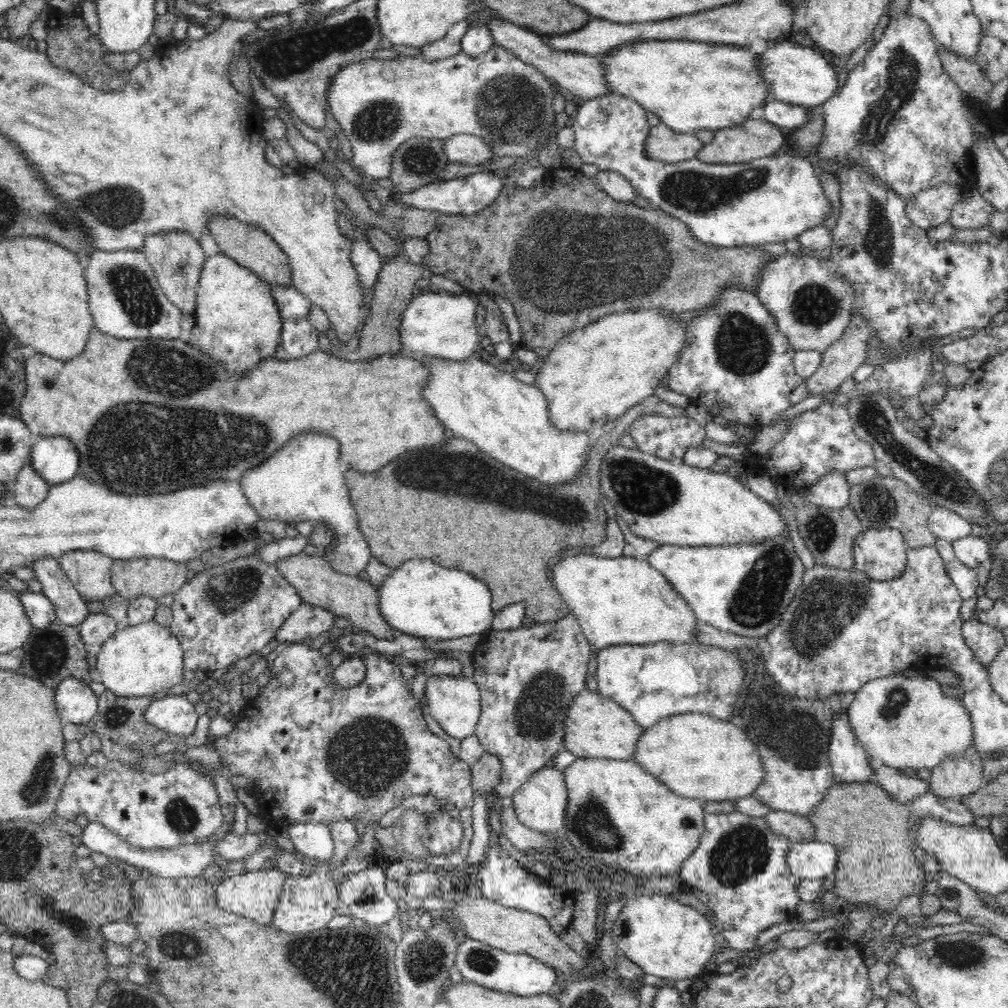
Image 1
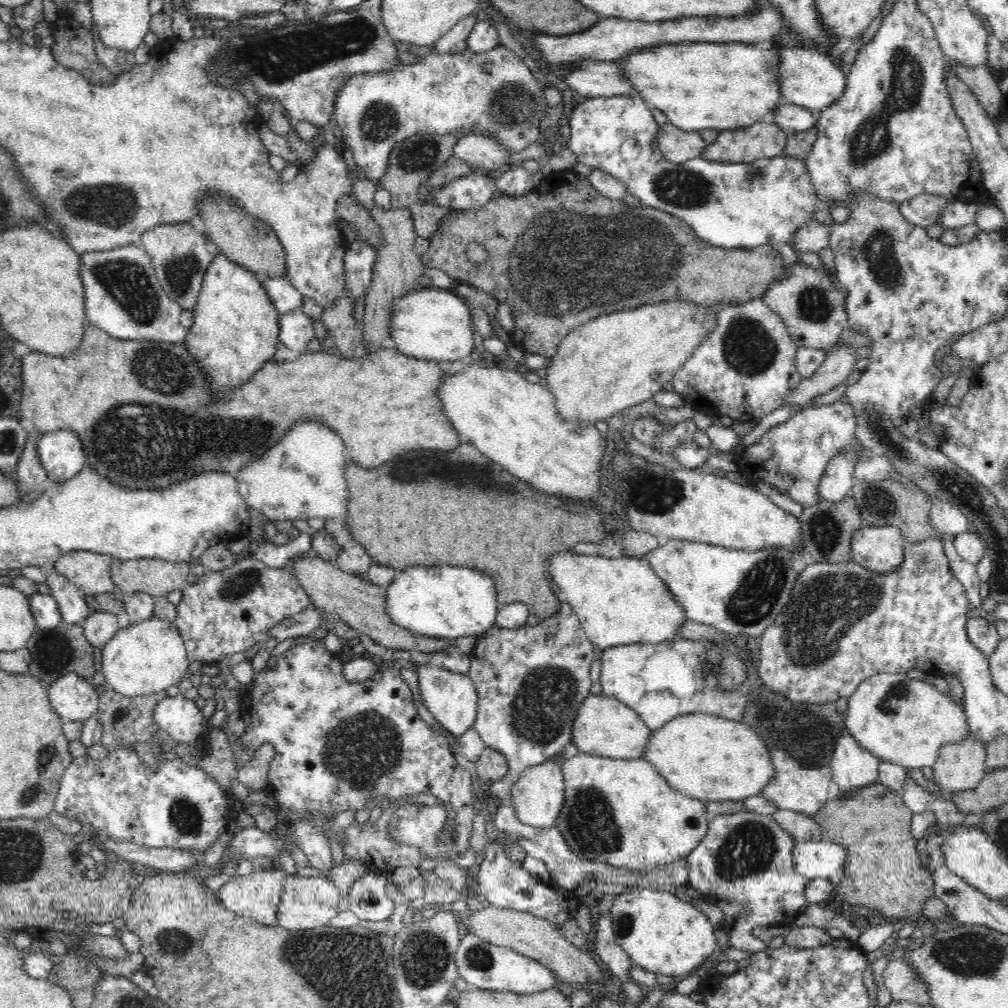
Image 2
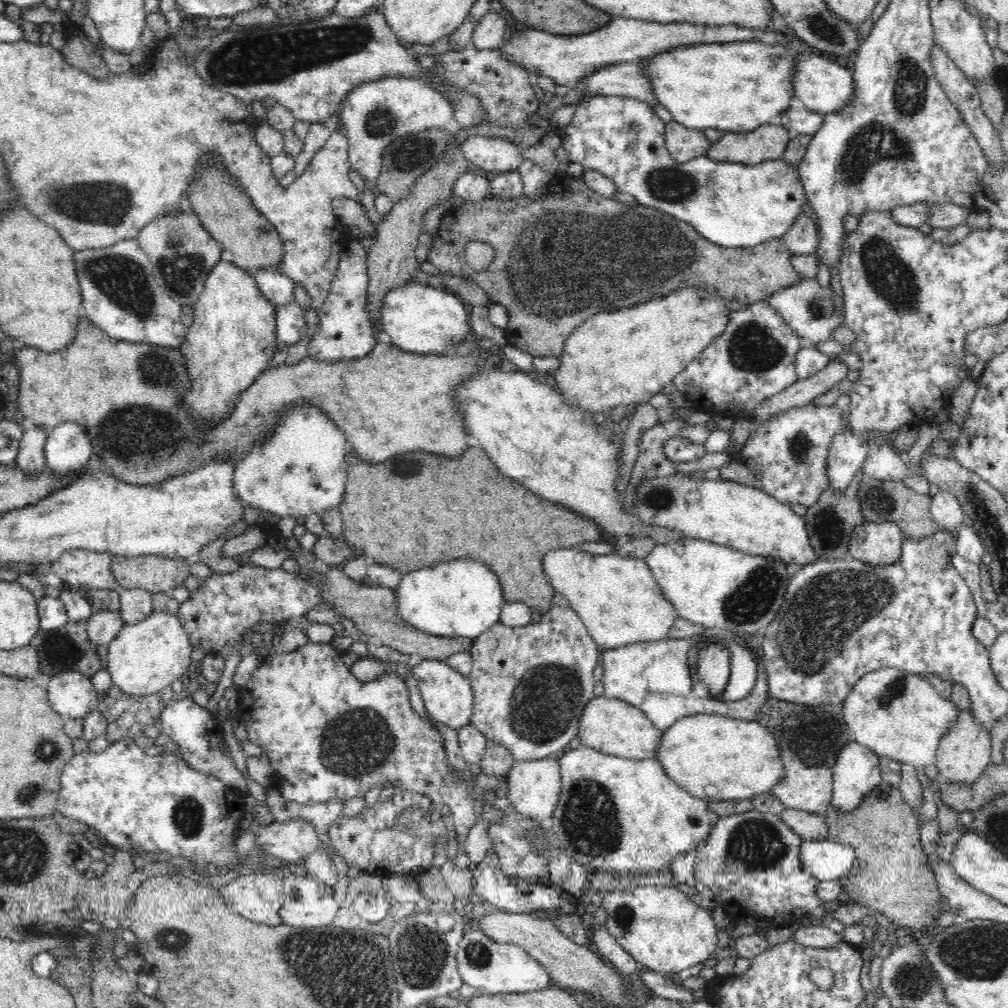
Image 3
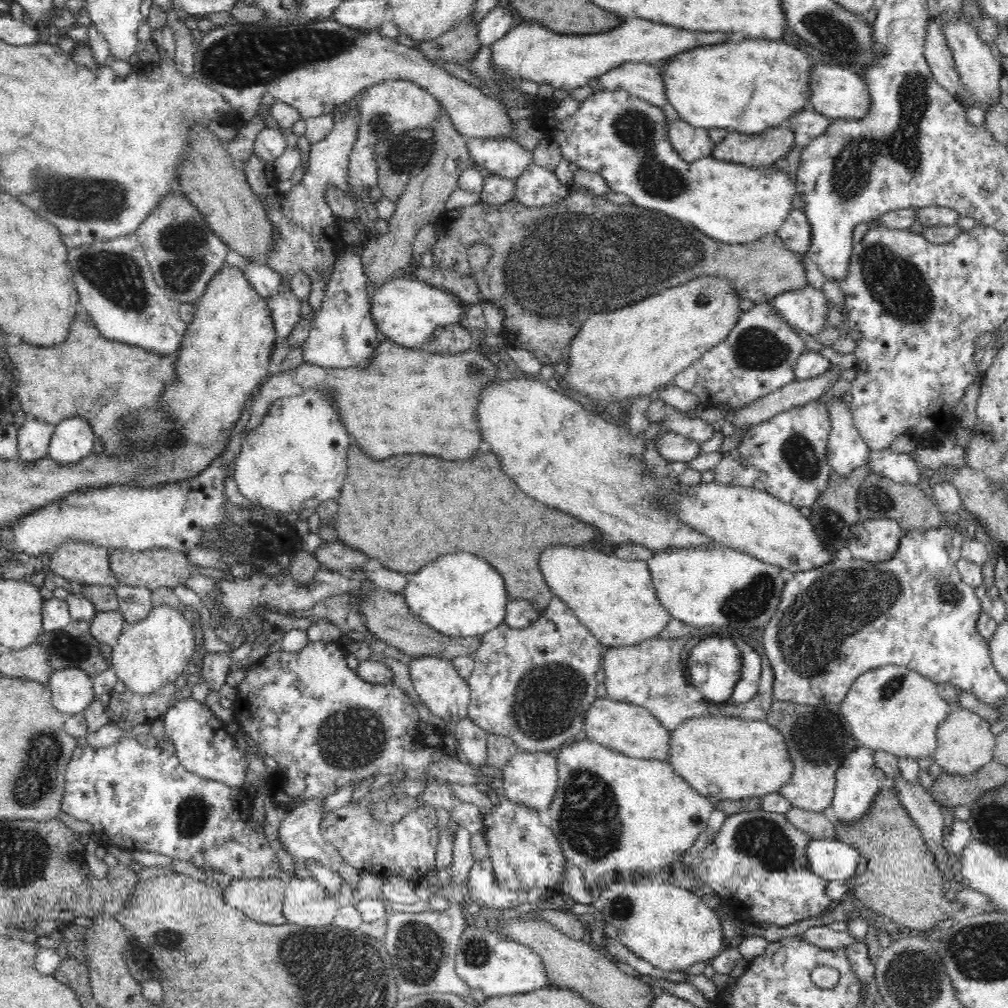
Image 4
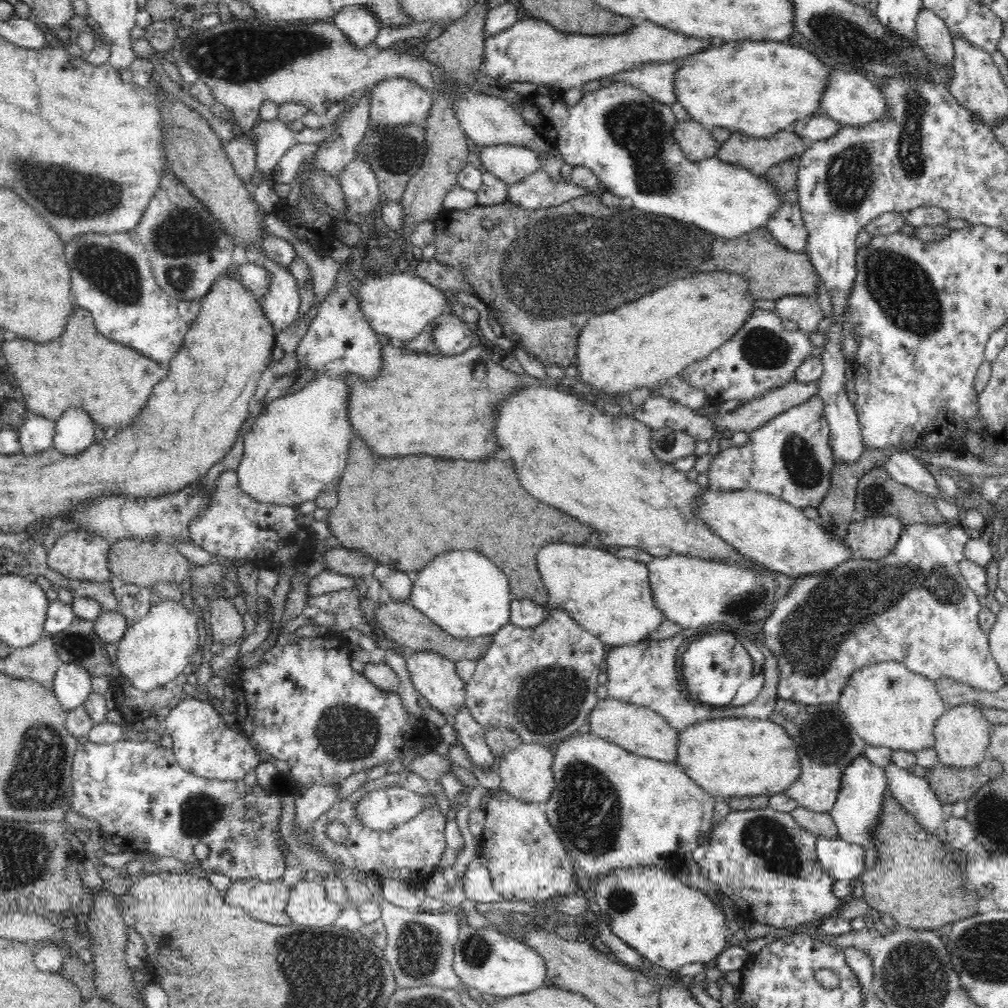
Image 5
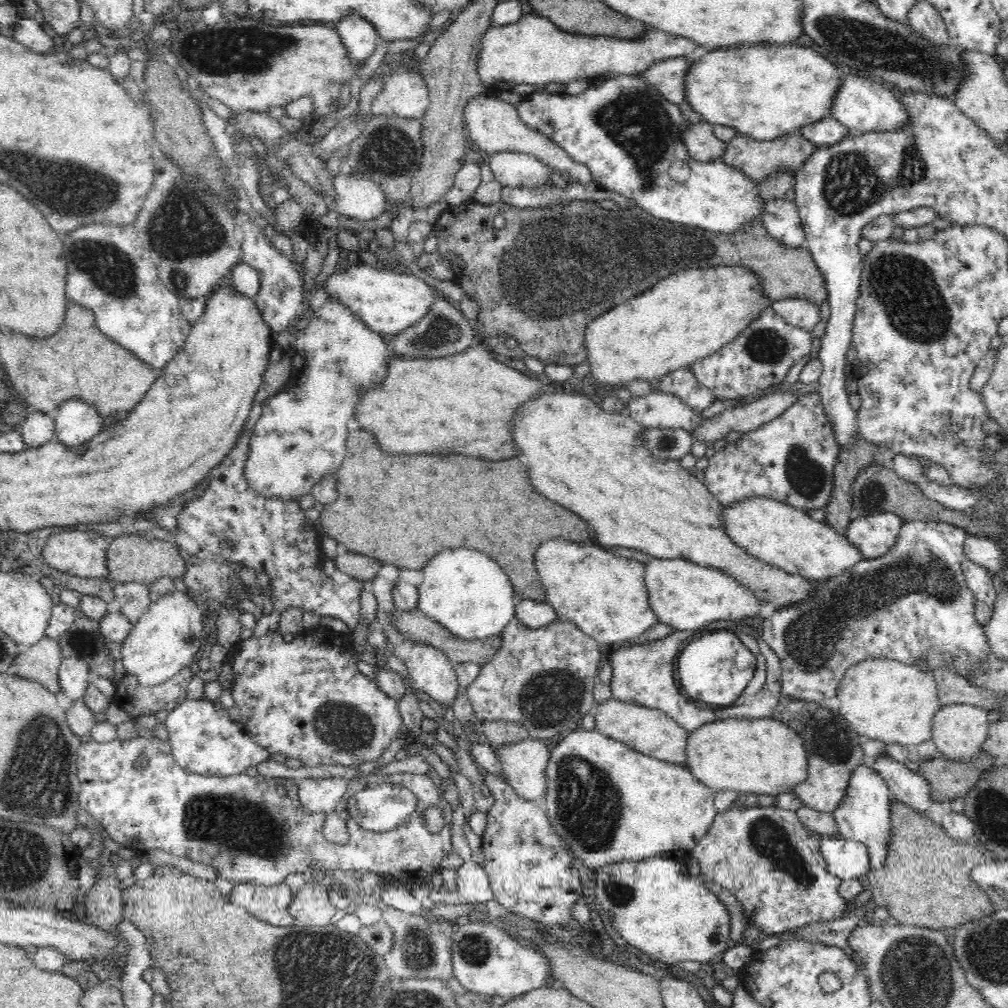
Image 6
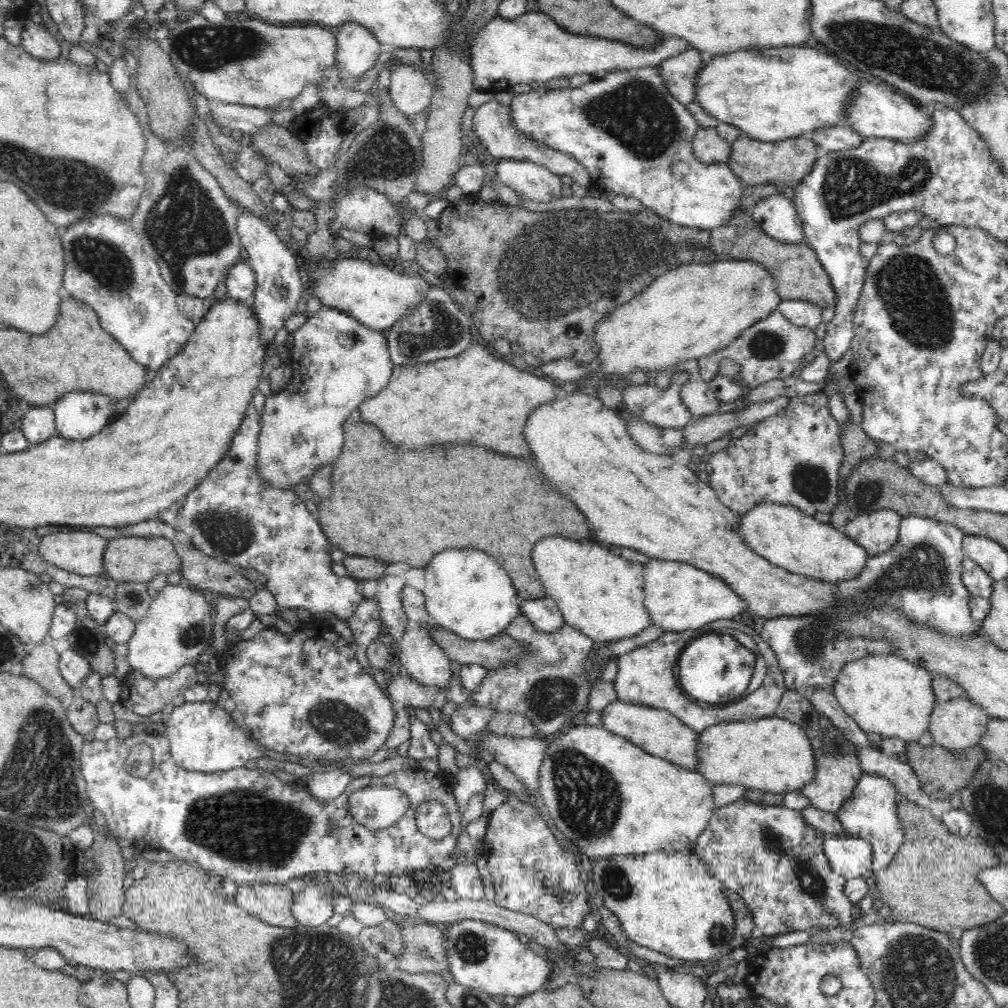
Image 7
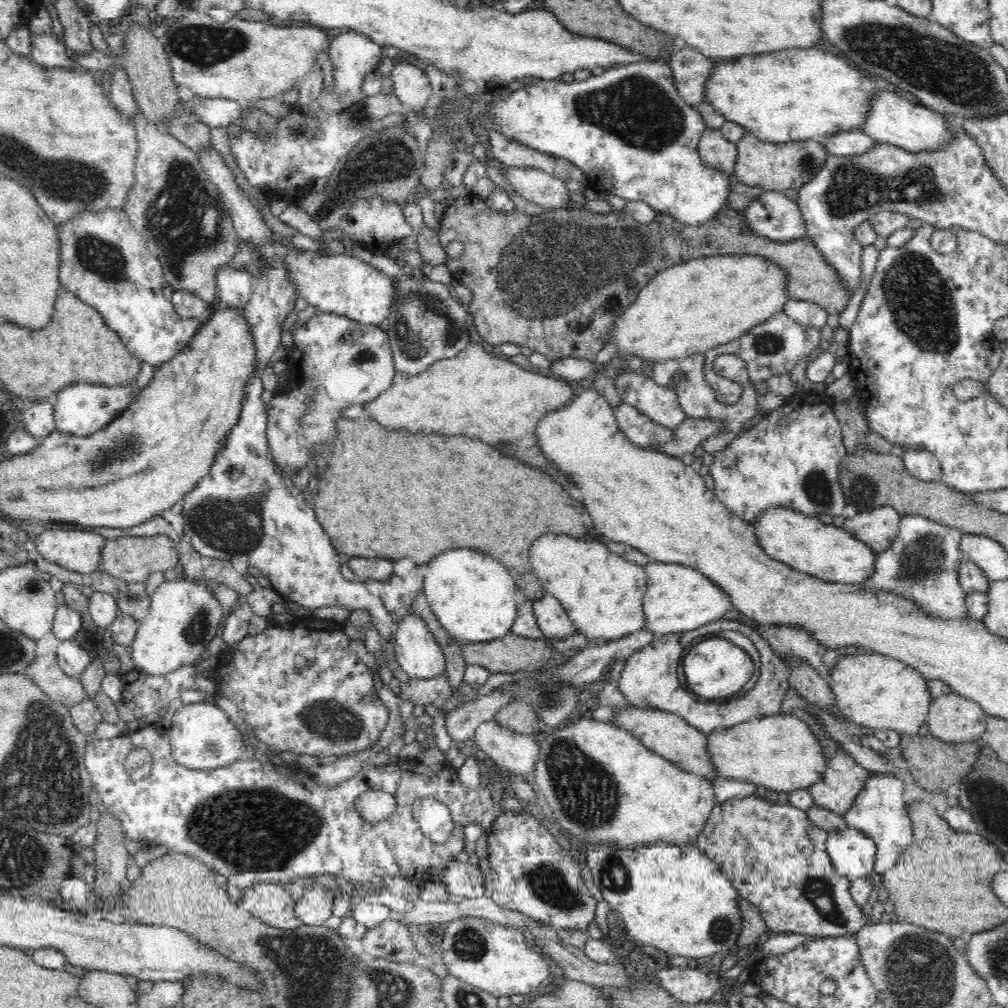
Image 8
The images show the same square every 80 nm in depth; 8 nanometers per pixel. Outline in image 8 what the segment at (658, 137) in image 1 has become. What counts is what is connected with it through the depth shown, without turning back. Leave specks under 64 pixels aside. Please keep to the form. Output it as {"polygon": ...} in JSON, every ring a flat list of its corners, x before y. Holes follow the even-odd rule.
{"polygon":[[720,128,704,130,698,150,702,162,708,168,718,170,730,178,735,174,738,158,737,143,728,141]]}

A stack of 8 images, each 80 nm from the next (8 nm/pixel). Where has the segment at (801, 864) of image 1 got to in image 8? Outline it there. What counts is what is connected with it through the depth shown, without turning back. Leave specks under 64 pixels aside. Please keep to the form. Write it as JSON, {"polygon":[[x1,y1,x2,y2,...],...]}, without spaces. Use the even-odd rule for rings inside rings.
{"polygon":[[858,827,829,833,826,850,838,875,850,880,874,877,877,846,872,838]]}

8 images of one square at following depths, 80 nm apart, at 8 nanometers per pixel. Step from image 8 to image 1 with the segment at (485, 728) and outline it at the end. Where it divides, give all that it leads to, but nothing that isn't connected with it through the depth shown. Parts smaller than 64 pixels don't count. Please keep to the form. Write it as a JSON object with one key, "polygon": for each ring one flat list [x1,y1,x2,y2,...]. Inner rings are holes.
{"polygon":[[548,765,535,772,512,797,512,807,518,820,528,828,540,833,561,832,565,828,569,794,565,777]]}

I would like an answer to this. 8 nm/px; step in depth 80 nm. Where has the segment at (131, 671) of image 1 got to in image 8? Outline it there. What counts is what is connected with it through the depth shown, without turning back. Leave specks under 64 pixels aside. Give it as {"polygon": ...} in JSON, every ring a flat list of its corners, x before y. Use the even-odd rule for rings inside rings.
{"polygon":[[182,575,179,580,164,580,151,596,151,605,147,615,139,621,139,627,131,645,131,658,136,668,144,669,152,675,170,674,178,668,188,665,196,665,201,654,208,649,218,634,220,622,224,618,224,608,218,602,214,592,199,580,188,580]]}

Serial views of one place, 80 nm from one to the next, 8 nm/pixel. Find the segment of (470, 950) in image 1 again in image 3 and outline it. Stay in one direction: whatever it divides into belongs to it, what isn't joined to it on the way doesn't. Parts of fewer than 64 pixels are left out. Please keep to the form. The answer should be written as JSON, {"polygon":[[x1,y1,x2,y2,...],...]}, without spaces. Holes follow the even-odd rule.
{"polygon":[[481,930,464,934,457,951,457,970,467,985,474,987,480,995,503,993,528,993,551,987,551,978,544,966,531,958,515,943,493,942]]}

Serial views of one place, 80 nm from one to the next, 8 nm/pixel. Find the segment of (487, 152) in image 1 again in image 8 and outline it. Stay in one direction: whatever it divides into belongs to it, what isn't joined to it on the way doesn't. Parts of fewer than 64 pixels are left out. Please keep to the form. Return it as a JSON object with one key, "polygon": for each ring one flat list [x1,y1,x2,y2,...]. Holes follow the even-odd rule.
{"polygon":[[506,167,503,175,522,198,534,202,544,211,568,210,572,206,566,183,551,174,532,168]]}

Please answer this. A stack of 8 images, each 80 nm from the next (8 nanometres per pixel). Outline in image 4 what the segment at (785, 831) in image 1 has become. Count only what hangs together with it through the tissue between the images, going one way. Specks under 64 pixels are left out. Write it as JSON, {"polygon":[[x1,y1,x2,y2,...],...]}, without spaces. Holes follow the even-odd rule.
{"polygon":[[792,807,784,815,796,829,804,831,810,840,834,839,834,824,823,812,817,813]]}

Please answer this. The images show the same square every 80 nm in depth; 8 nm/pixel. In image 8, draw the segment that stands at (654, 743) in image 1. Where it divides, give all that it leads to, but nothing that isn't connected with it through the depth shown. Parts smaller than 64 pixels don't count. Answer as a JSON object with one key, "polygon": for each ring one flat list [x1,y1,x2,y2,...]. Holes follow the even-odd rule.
{"polygon":[[774,714,716,730,708,734,708,751,718,776,730,780,754,782,777,791,808,789,822,782,828,770,824,745,810,725,794,714]]}

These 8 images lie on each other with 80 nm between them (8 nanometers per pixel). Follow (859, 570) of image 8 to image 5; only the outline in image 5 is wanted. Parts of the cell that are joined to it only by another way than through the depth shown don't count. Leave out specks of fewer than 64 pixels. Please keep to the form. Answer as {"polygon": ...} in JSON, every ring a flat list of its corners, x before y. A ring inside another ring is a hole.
{"polygon":[[709,487,702,489,699,498,698,517,703,519,710,529,723,538,734,550,744,558,750,559,760,566,764,566,769,572,781,573,788,577,796,578,804,575,813,576,831,572,838,565,852,560,851,550,844,547,840,541,829,531,824,530,818,520,811,520,804,516,802,509,788,505,788,502,780,501,768,493,760,493,757,490,744,489,734,492,717,492]]}

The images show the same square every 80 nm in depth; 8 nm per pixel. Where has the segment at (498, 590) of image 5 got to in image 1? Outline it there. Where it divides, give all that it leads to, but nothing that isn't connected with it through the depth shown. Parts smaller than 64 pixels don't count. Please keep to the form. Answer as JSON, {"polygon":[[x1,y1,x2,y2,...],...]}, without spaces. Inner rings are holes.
{"polygon":[[414,558,396,568,378,588,380,613,390,627,426,641,485,634,493,620,492,596,484,582,460,570,448,570,430,558]]}

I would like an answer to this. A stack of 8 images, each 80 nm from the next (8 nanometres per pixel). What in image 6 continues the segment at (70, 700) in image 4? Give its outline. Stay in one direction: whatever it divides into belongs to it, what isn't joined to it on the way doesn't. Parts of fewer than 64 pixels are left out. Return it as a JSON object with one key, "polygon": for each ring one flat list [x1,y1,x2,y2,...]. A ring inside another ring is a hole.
{"polygon":[[62,658,58,672,60,691,73,703,83,698,90,682,90,670,85,662,78,658]]}

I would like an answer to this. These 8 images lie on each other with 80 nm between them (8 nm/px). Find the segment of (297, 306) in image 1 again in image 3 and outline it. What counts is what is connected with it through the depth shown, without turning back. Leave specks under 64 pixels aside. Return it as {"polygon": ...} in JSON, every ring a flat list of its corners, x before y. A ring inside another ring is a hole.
{"polygon":[[259,270,255,281,260,292,275,306,284,307,287,303,295,302,295,282,280,270]]}

